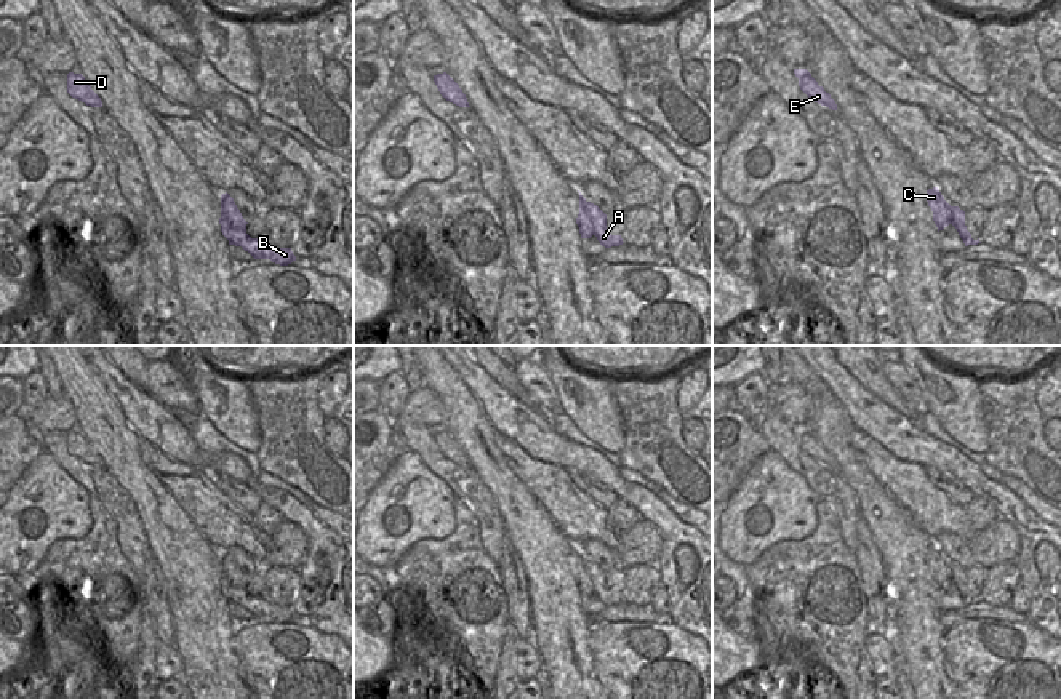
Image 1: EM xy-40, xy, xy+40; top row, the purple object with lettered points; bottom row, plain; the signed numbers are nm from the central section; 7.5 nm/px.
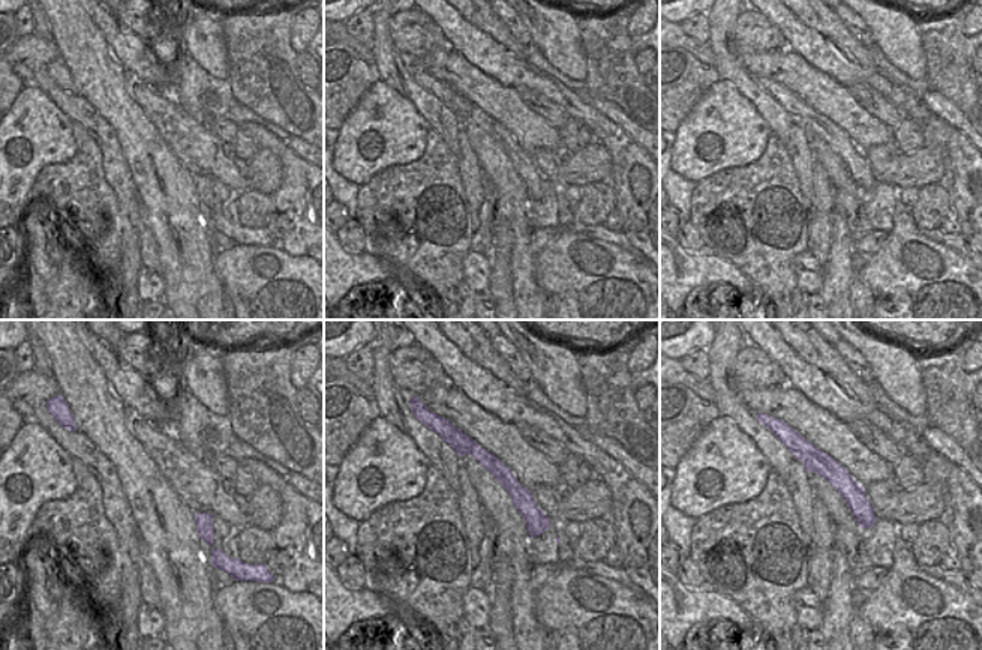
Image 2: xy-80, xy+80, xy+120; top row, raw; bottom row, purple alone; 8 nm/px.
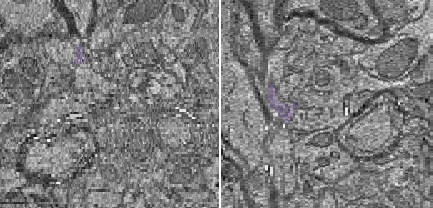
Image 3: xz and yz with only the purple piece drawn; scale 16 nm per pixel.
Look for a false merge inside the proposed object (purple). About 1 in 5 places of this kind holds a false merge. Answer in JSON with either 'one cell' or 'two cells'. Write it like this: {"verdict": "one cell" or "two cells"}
{"verdict": "one cell"}

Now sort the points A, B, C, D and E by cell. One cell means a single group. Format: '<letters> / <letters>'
A B C D E

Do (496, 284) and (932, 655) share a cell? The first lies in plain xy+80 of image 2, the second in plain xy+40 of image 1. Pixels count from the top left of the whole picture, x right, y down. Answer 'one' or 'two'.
two

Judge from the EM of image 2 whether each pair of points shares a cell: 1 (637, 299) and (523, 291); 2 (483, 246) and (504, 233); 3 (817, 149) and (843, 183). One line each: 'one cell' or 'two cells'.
1: two cells
2: two cells
3: one cell

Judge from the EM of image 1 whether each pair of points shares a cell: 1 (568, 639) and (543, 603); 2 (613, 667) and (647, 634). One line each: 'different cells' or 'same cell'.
1: same cell
2: same cell

